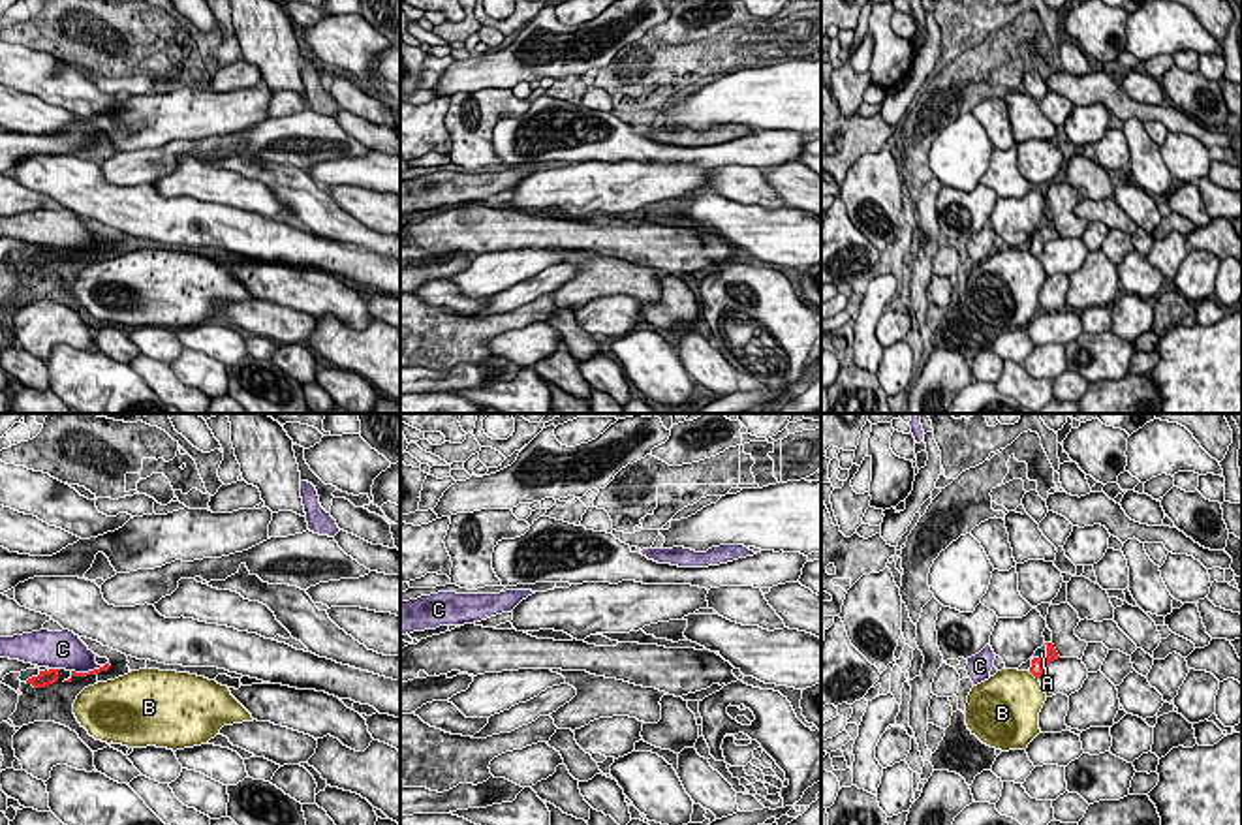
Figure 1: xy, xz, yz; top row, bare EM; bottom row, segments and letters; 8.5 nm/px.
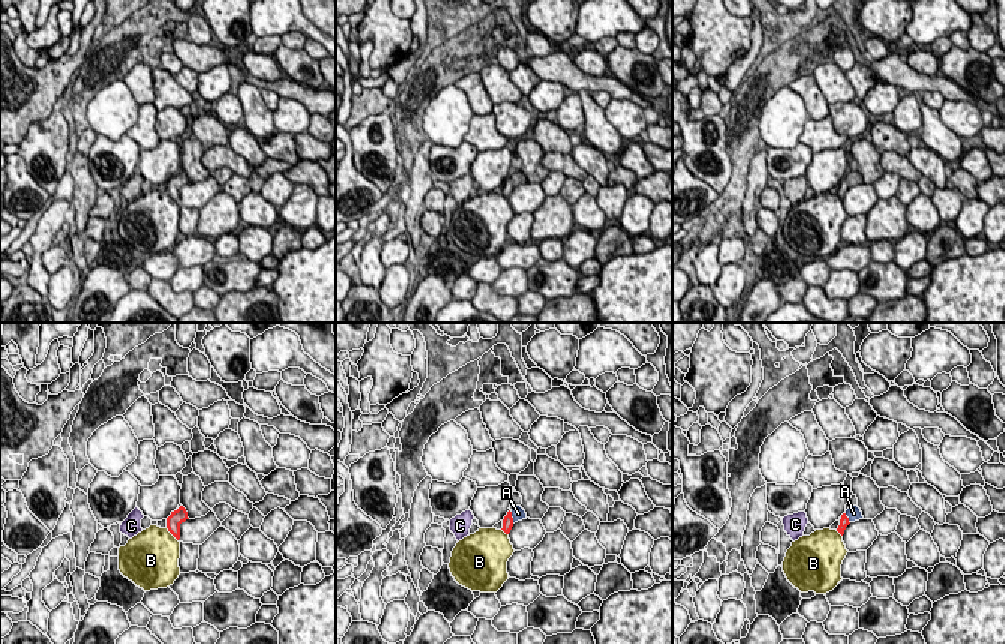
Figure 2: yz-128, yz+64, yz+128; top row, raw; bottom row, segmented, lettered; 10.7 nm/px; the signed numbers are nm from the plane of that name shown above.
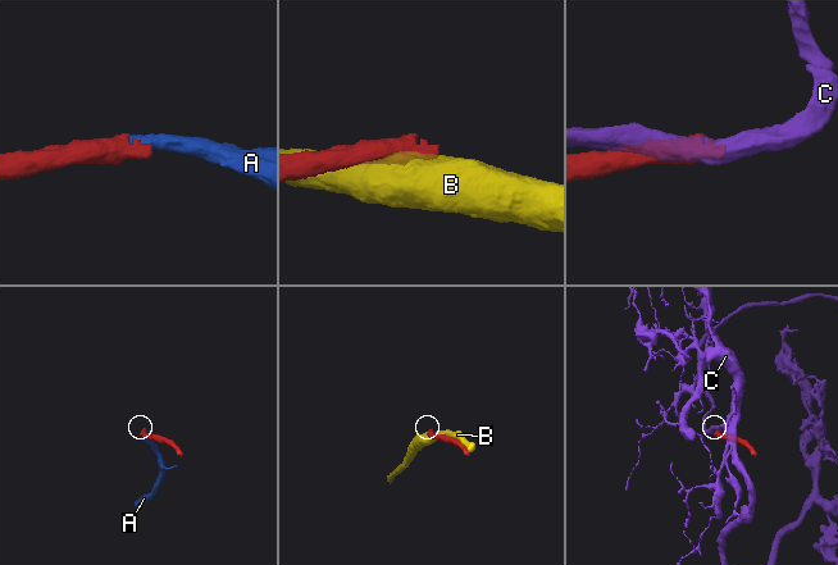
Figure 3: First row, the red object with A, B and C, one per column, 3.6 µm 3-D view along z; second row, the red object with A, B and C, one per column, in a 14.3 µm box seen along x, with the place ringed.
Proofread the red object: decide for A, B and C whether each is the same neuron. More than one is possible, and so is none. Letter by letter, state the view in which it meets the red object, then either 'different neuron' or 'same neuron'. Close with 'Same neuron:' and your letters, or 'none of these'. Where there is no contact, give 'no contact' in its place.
A: yz | same neuron
B: yz | different neuron
C: xy | different neuron
Same neuron: A

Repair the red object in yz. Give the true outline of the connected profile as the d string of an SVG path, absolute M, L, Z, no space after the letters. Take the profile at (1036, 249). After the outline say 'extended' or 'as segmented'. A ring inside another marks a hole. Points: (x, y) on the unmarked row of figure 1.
M1045 222L1041 227L1035 229L1033 233L1033 239L1032 239L1032 246L1030 246L1030 252L1039 257L1043 254L1043 246L1048 242L1048 241L1054 241L1058 239L1058 231L1054 227L1052 222Z | extended

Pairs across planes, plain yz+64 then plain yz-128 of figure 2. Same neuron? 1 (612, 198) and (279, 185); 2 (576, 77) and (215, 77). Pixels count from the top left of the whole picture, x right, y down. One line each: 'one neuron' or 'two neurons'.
1: one neuron
2: two neurons

